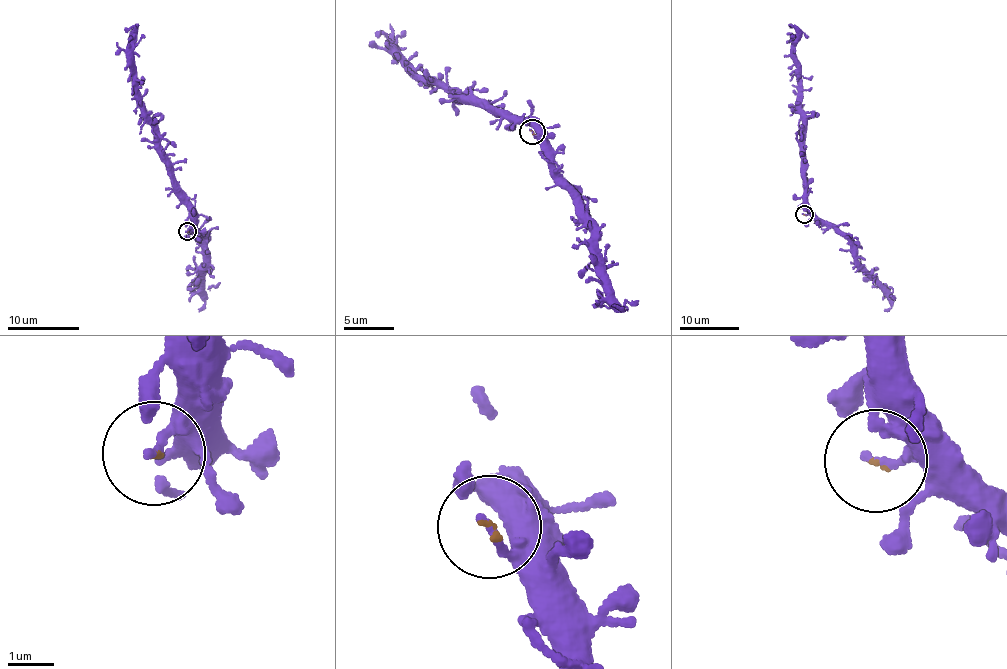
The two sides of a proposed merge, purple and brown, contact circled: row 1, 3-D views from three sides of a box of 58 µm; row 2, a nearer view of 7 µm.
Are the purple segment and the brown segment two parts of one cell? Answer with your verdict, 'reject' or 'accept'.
accept

